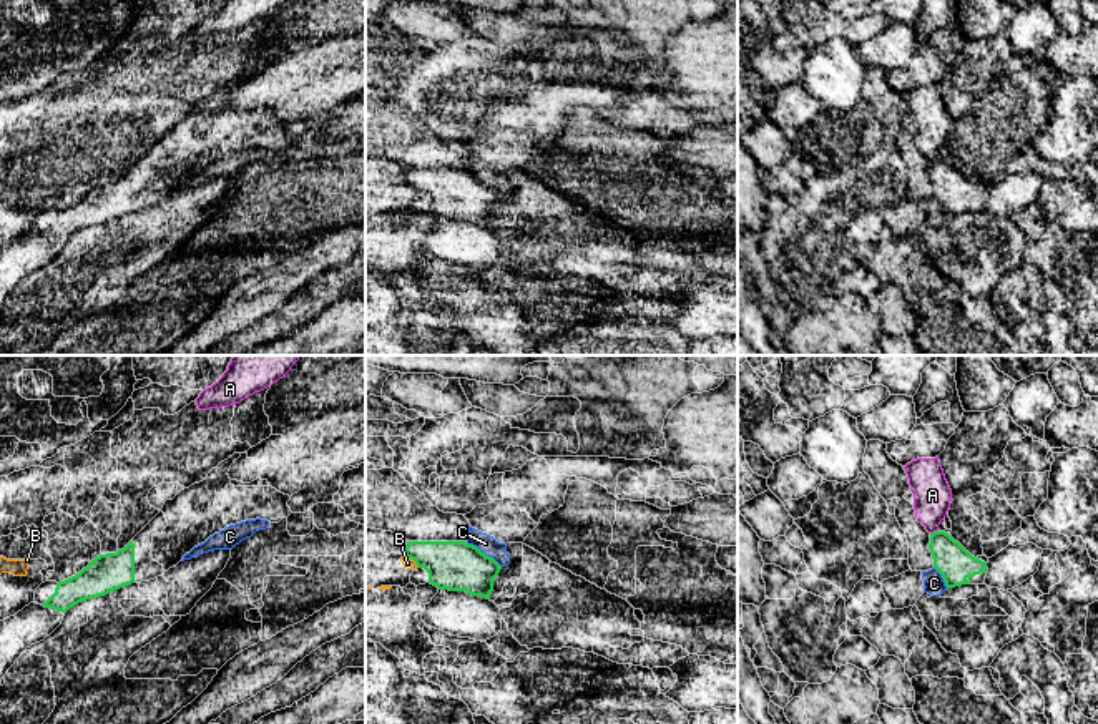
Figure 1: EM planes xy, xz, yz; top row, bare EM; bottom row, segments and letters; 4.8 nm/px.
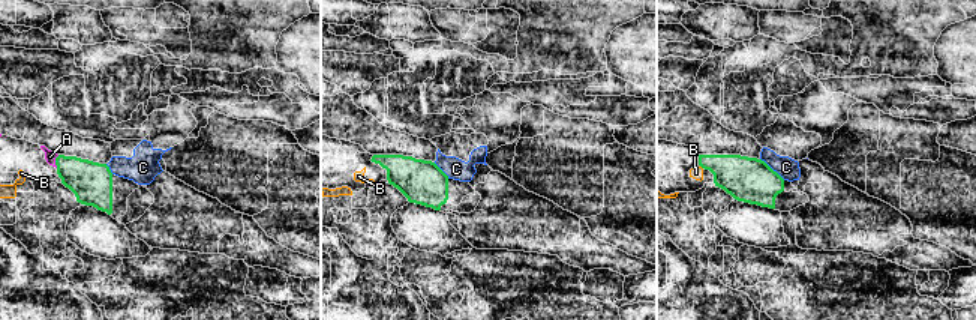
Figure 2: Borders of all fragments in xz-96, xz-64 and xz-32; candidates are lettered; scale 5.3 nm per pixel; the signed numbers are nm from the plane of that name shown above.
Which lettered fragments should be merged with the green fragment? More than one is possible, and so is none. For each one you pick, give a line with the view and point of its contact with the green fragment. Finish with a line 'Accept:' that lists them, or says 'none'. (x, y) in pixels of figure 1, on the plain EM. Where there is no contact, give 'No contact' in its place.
Accept: none

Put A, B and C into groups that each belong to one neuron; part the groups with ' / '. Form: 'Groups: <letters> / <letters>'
Groups: A B / C

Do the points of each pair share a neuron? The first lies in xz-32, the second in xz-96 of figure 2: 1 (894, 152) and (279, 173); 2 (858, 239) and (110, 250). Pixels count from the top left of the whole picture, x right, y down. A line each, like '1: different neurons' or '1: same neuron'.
1: different neurons
2: different neurons

